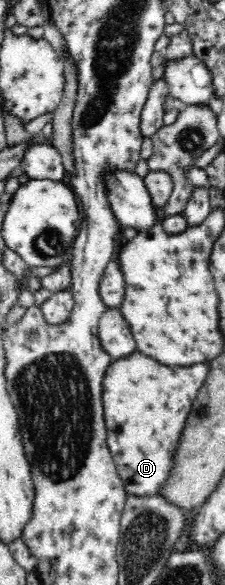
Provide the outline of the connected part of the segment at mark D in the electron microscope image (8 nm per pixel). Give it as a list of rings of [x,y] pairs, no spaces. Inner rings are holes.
[[[140,352],[115,359],[108,368],[102,384],[107,446],[111,450],[128,495],[154,497],[160,495],[162,488],[166,486],[176,464],[176,452],[184,432],[182,424],[186,424],[192,402],[196,400],[198,390],[204,384],[209,370],[209,364],[198,364],[190,368],[168,368]]]

